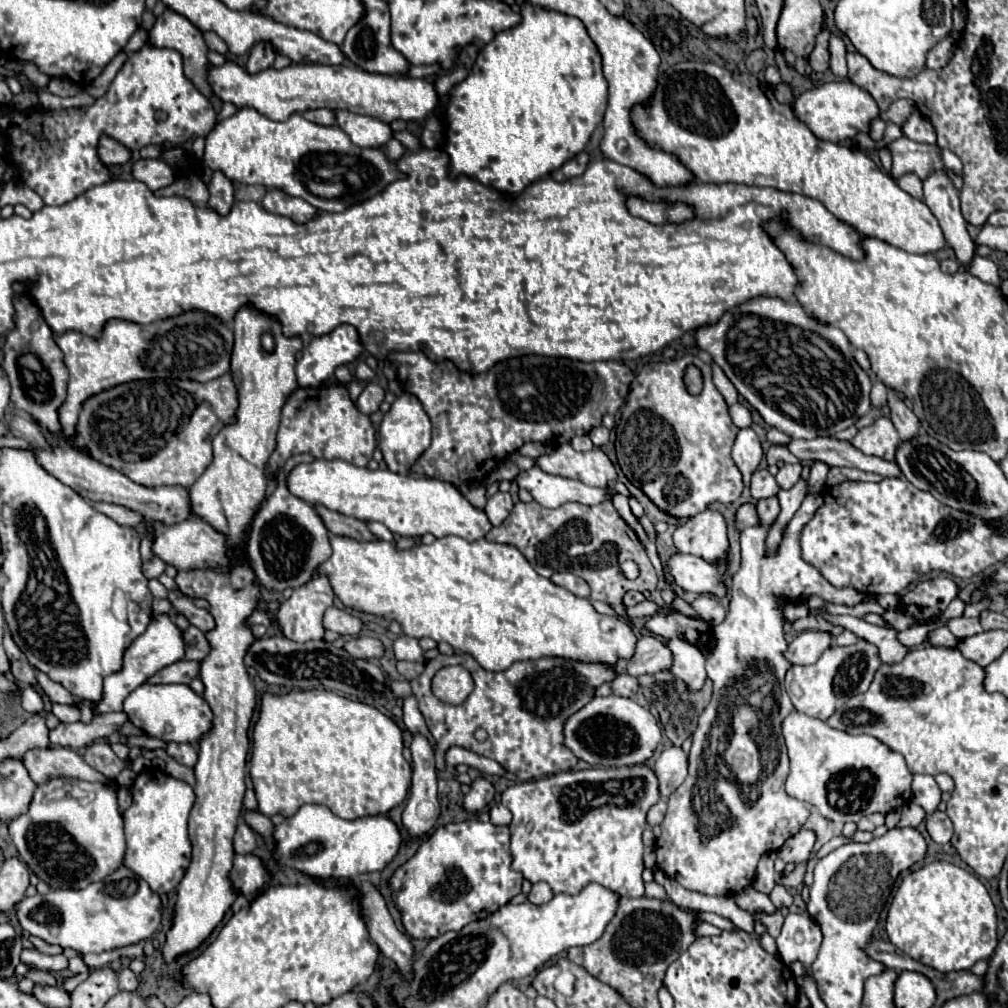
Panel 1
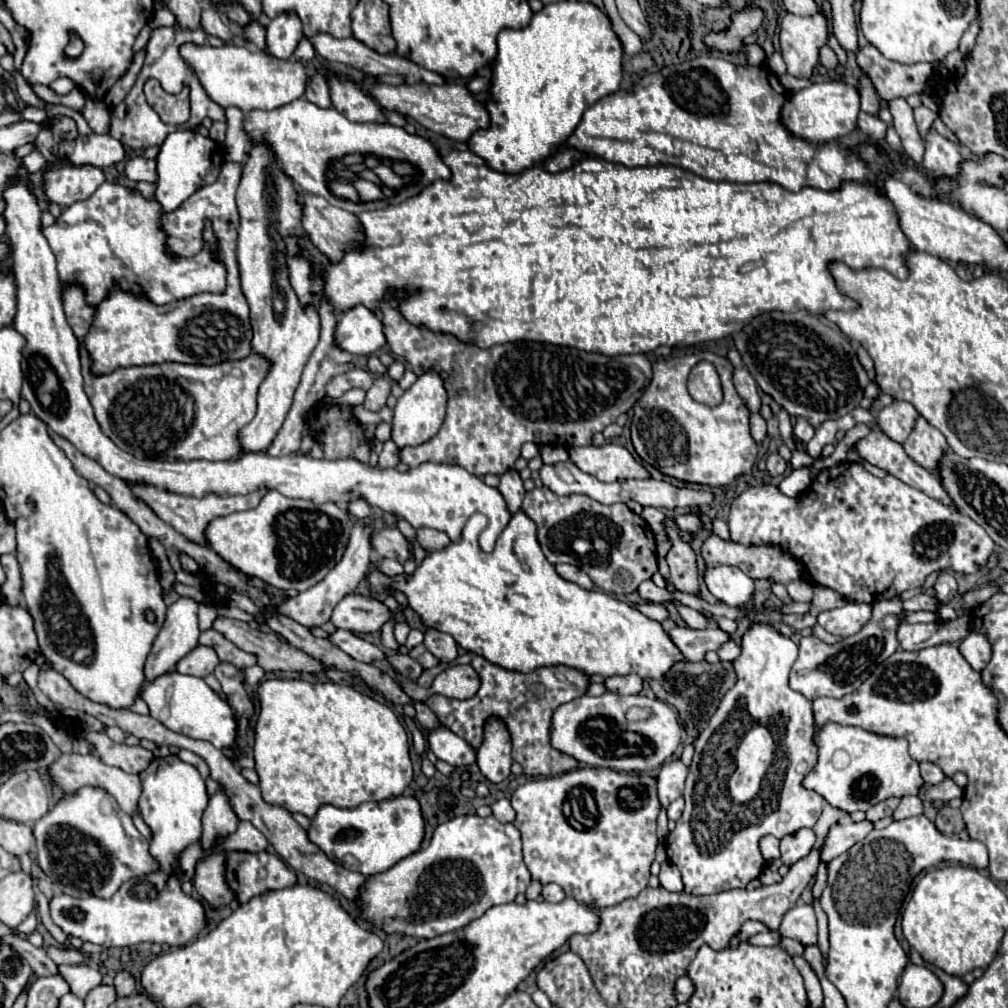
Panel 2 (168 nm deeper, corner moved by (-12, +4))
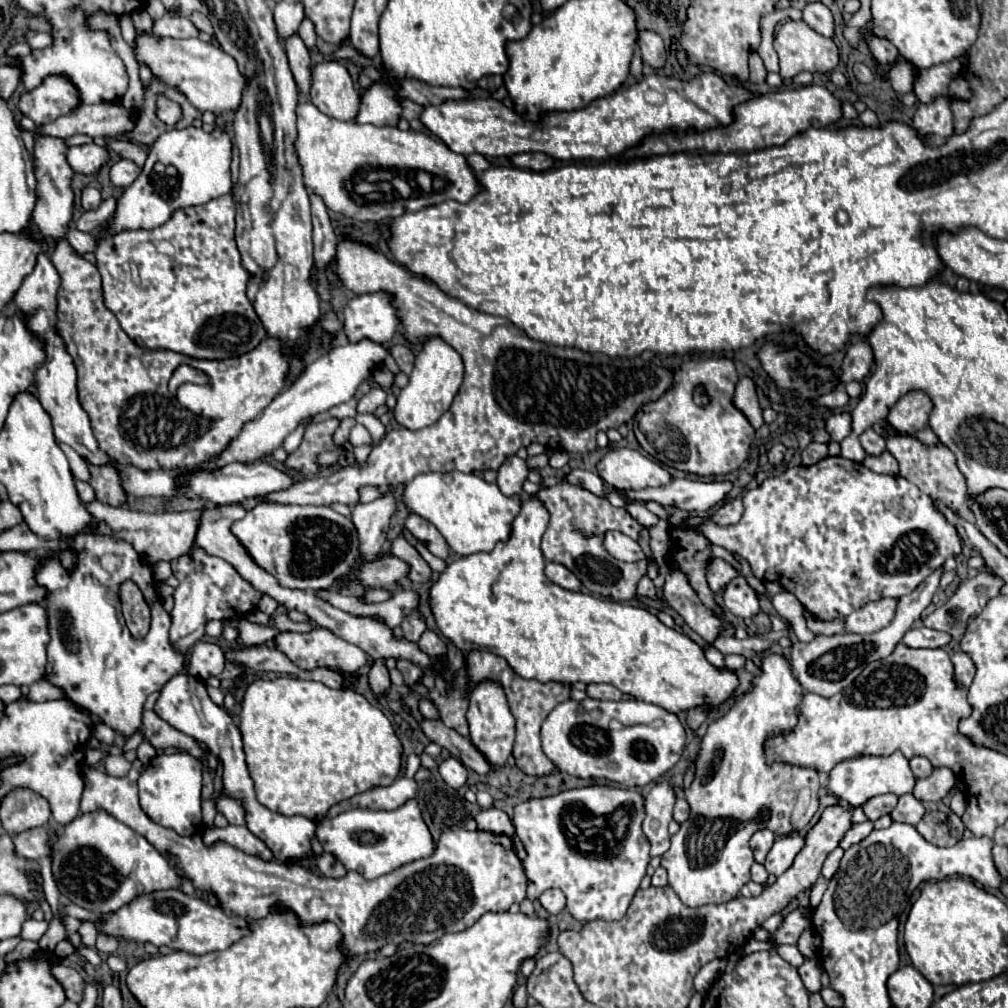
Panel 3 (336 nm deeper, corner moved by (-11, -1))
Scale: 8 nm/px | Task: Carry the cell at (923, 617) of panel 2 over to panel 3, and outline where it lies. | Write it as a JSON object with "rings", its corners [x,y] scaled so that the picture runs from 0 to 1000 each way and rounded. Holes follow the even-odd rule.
{"rings":[[[973,566],[969,572],[955,576],[938,600],[916,614],[916,620],[930,626],[941,626],[947,636],[953,636],[961,616],[975,606],[981,594],[991,590],[993,582],[993,574],[981,566]]]}

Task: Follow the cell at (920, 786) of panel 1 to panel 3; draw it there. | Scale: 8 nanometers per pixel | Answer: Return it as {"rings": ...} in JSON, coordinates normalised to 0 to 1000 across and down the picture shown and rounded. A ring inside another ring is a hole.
{"rings":[[[906,751],[904,753],[904,765],[908,767],[908,771],[918,773],[918,771],[922,771],[926,767],[926,759],[918,751]]]}

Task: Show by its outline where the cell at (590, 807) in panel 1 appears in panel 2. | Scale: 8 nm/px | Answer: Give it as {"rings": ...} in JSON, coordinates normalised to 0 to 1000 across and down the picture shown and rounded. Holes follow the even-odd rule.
{"rings":[[[571,762],[571,764],[562,766],[558,770],[518,778],[508,790],[508,802],[512,804],[514,823],[516,823],[518,835],[520,835],[520,855],[522,855],[526,867],[528,867],[528,873],[534,873],[538,879],[546,877],[546,875],[552,875],[554,879],[558,879],[562,889],[565,889],[565,891],[569,891],[569,893],[573,893],[577,897],[585,897],[589,901],[611,899],[611,897],[615,897],[615,895],[619,895],[623,891],[631,891],[643,879],[645,857],[649,853],[651,839],[653,839],[651,810],[655,806],[655,796],[653,796],[653,788],[651,788],[651,774],[647,770],[631,768],[631,766],[611,766],[611,764],[605,764],[605,762]]]}

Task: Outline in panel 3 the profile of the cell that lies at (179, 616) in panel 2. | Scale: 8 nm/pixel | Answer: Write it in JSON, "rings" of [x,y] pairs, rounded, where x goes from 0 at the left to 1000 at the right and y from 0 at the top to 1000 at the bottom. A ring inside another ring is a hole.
{"rings":[[[189,543],[186,551],[180,555],[172,555],[170,559],[172,570],[178,574],[178,582],[174,584],[174,602],[170,606],[170,624],[168,634],[176,648],[186,650],[186,646],[203,630],[203,620],[209,614],[239,614],[249,604],[255,602],[261,588],[255,586],[247,576],[243,576],[227,559],[221,555],[203,551],[197,543]]]}

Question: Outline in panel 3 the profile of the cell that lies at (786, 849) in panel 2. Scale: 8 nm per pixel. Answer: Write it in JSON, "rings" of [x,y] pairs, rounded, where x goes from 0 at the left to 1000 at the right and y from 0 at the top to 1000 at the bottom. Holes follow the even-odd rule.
{"rings":[[[783,828],[783,830],[771,832],[759,852],[759,862],[773,870],[787,858],[787,852],[797,840],[799,840],[799,832],[795,828]]]}

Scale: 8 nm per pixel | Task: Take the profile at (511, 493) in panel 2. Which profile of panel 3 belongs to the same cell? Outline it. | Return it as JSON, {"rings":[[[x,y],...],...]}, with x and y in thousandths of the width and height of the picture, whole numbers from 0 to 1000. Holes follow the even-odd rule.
{"rings":[[[509,451],[497,461],[495,473],[493,473],[493,483],[503,493],[517,491],[519,489],[519,477],[523,475],[523,469],[525,469],[523,459],[519,455],[515,455],[513,451]]]}

